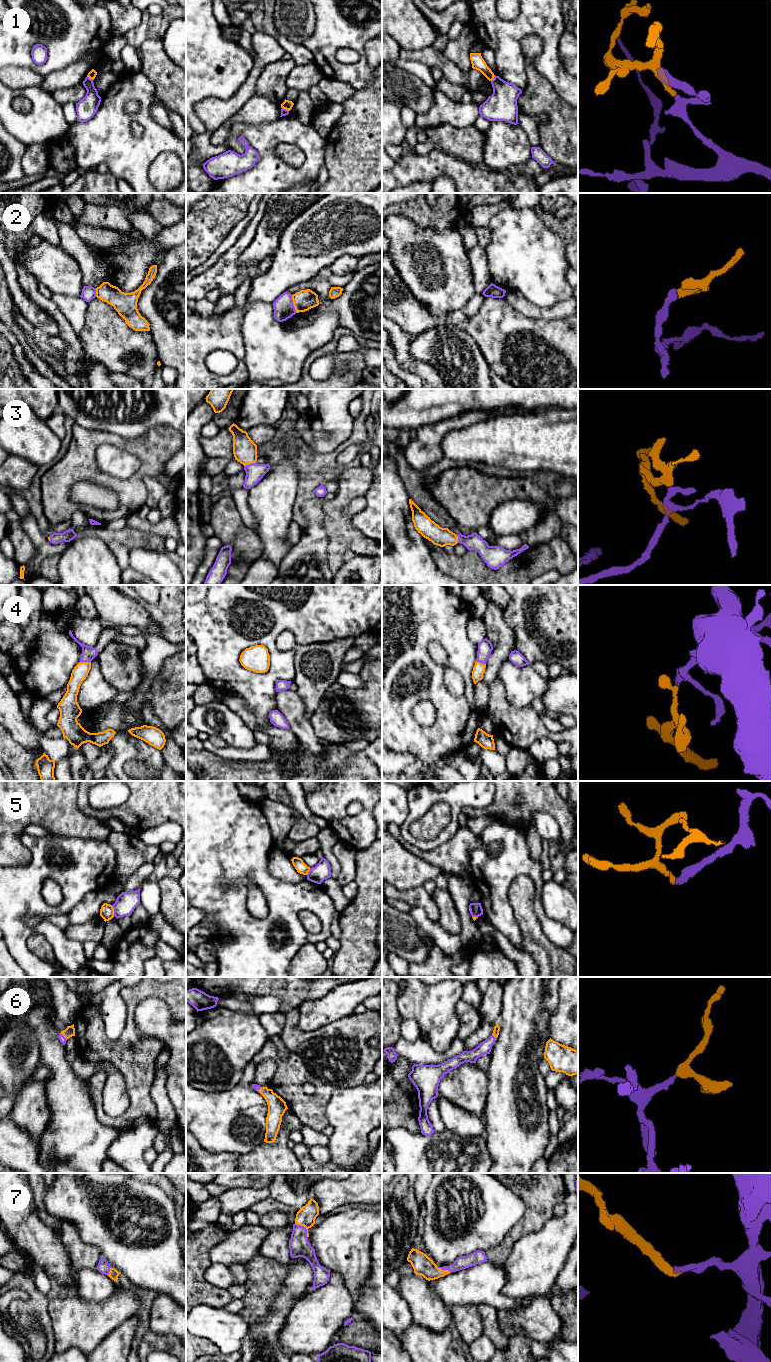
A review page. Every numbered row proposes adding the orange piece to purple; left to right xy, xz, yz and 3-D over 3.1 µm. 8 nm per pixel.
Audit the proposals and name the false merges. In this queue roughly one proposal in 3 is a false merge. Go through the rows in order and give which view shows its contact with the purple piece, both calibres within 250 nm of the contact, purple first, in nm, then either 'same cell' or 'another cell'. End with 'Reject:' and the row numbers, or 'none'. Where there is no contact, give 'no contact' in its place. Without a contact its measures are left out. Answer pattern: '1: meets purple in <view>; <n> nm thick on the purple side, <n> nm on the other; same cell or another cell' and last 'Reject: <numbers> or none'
1: meets purple in xy; 160 nm thick on the purple side, 70 nm on the other; another cell
2: meets purple in xz; 160 nm thick on the purple side, 160 nm on the other; same cell
3: meets purple in xz; 140 nm thick on the purple side, 190 nm on the other; same cell
4: meets purple in xy; 110 nm thick on the purple side, 120 nm on the other; same cell
5: meets purple in xy; 170 nm thick on the purple side, 110 nm on the other; another cell
6: meets purple in xy; 50 nm thick on the purple side, 80 nm on the other; same cell
7: meets purple in xz; 170 nm thick on the purple side, 150 nm on the other; same cell
Reject: 1, 5

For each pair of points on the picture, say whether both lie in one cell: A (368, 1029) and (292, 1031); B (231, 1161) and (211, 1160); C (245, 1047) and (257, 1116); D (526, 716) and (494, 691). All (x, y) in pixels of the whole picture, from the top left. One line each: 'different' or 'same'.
A: same
B: same
C: different
D: same

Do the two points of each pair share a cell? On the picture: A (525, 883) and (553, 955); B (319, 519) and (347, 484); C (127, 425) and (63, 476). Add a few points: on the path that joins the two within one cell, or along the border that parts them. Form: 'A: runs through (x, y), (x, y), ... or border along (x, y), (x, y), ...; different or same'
A: runs through (525, 901), (525, 916), (535, 937); same
B: border along (335, 495), (324, 504), (324, 528), (328, 535); different
C: border along (93, 430), (110, 431), (121, 437), (135, 440); different

